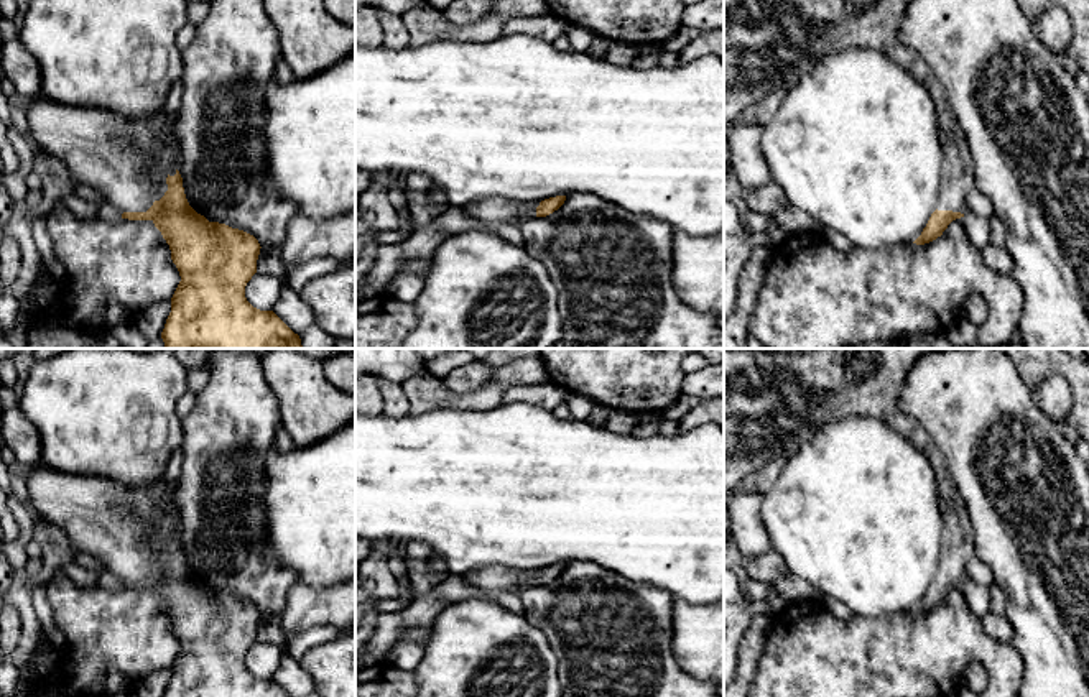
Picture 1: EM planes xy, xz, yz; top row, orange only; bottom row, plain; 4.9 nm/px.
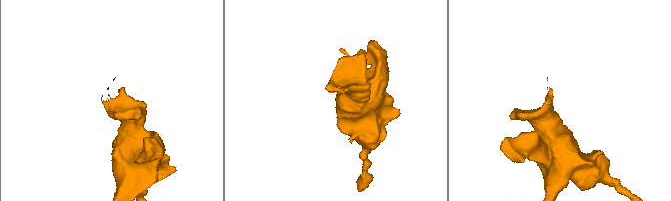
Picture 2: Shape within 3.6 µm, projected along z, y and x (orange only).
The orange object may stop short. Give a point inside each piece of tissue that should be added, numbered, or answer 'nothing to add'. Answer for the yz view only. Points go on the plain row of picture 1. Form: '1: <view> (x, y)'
1: yz (958, 538)

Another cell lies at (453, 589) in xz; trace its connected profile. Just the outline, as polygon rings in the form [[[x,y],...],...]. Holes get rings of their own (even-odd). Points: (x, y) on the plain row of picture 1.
[[[447,574],[447,577],[439,582],[434,589],[434,593],[441,595],[444,600],[454,603],[454,602],[464,602],[469,598],[479,598],[479,600],[489,600],[497,605],[500,605],[503,610],[512,613],[523,613],[525,603],[520,597],[520,593],[502,590],[497,595],[487,595],[469,584],[464,582],[462,577],[456,577]]]

